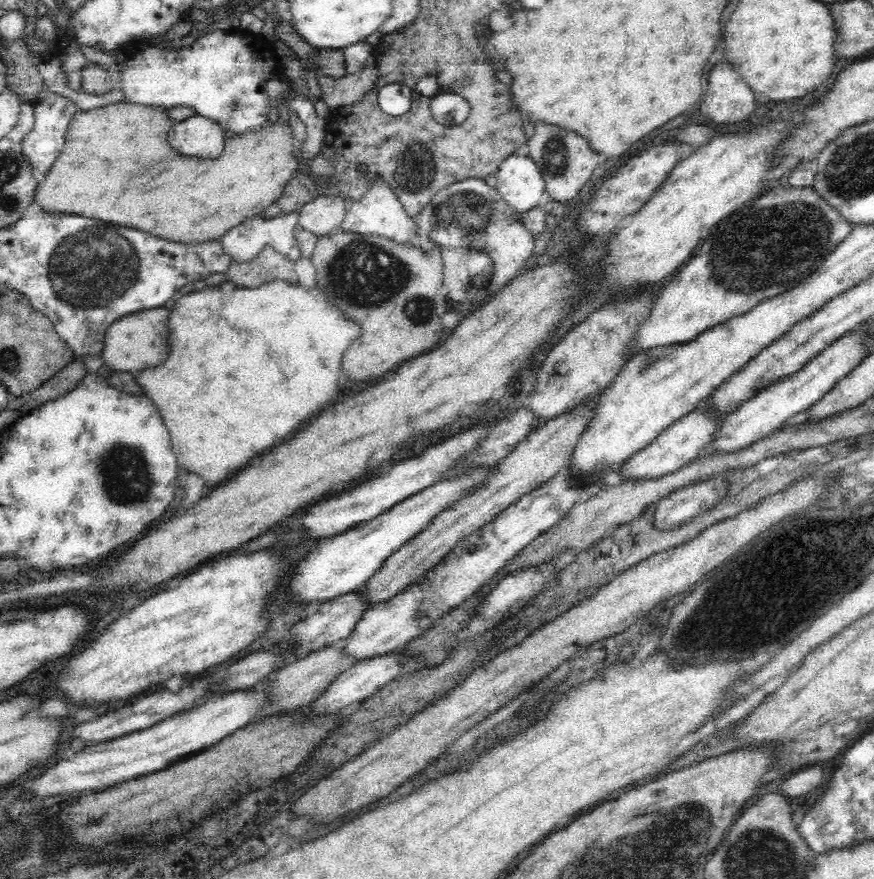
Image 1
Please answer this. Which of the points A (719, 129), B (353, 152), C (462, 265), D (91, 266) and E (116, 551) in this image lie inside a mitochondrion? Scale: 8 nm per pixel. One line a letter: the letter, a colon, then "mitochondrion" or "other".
A: other
B: other
C: other
D: mitochondrion
E: other

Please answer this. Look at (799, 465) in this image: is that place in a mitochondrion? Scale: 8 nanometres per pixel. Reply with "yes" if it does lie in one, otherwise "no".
no

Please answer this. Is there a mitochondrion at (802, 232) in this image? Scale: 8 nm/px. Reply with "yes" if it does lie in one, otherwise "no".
yes

